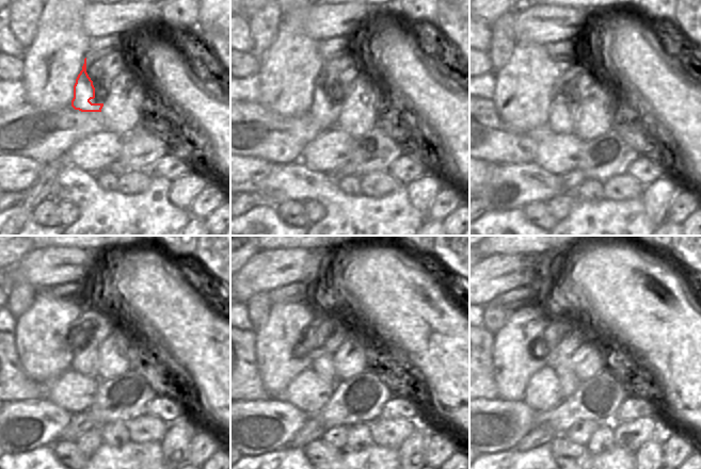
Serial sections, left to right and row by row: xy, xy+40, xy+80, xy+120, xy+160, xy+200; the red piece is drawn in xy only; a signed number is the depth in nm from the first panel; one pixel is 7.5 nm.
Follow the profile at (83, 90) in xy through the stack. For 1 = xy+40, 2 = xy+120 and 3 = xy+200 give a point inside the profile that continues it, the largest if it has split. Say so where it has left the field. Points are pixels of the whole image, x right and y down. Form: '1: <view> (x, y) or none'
1: xy+40 (327, 113)
2: xy+120 (85, 361)
3: xy+200 (569, 382)

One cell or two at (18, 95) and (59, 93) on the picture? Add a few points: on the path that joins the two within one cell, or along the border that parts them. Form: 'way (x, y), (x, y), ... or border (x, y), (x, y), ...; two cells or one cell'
border (21, 80), (26, 90), (27, 102); two cells

